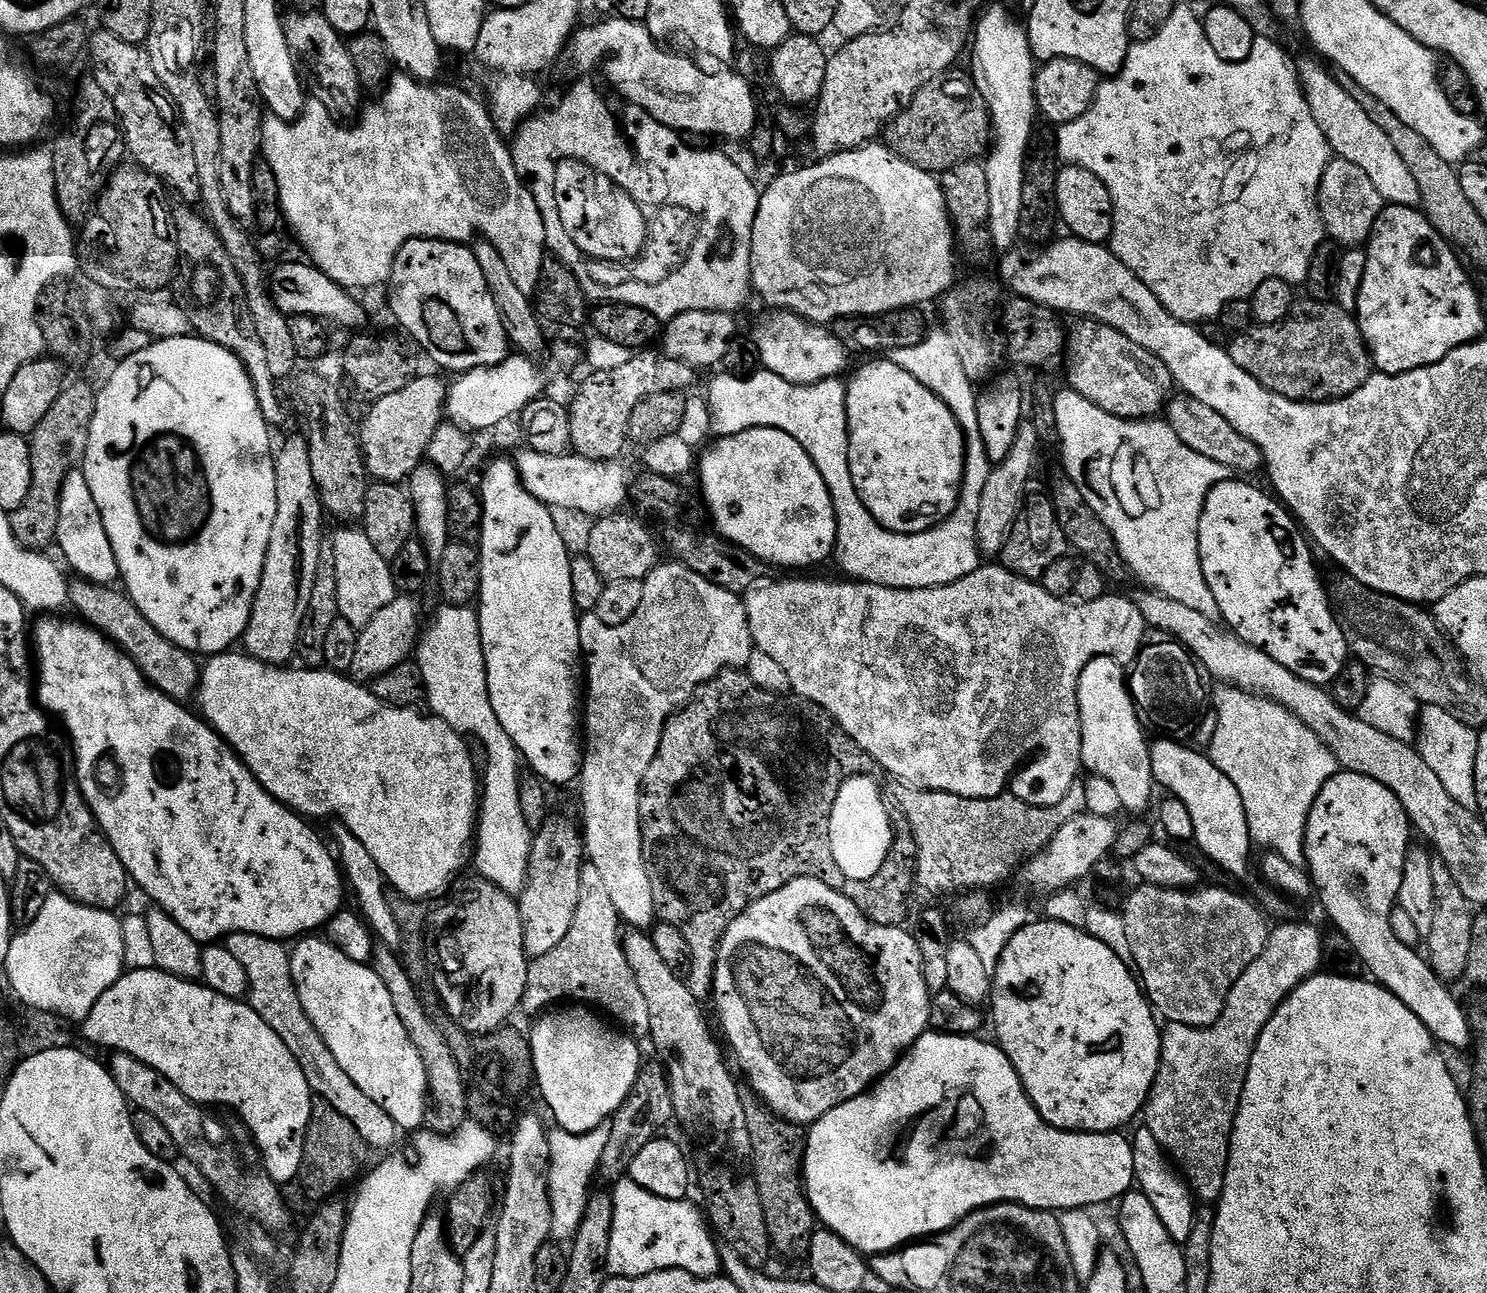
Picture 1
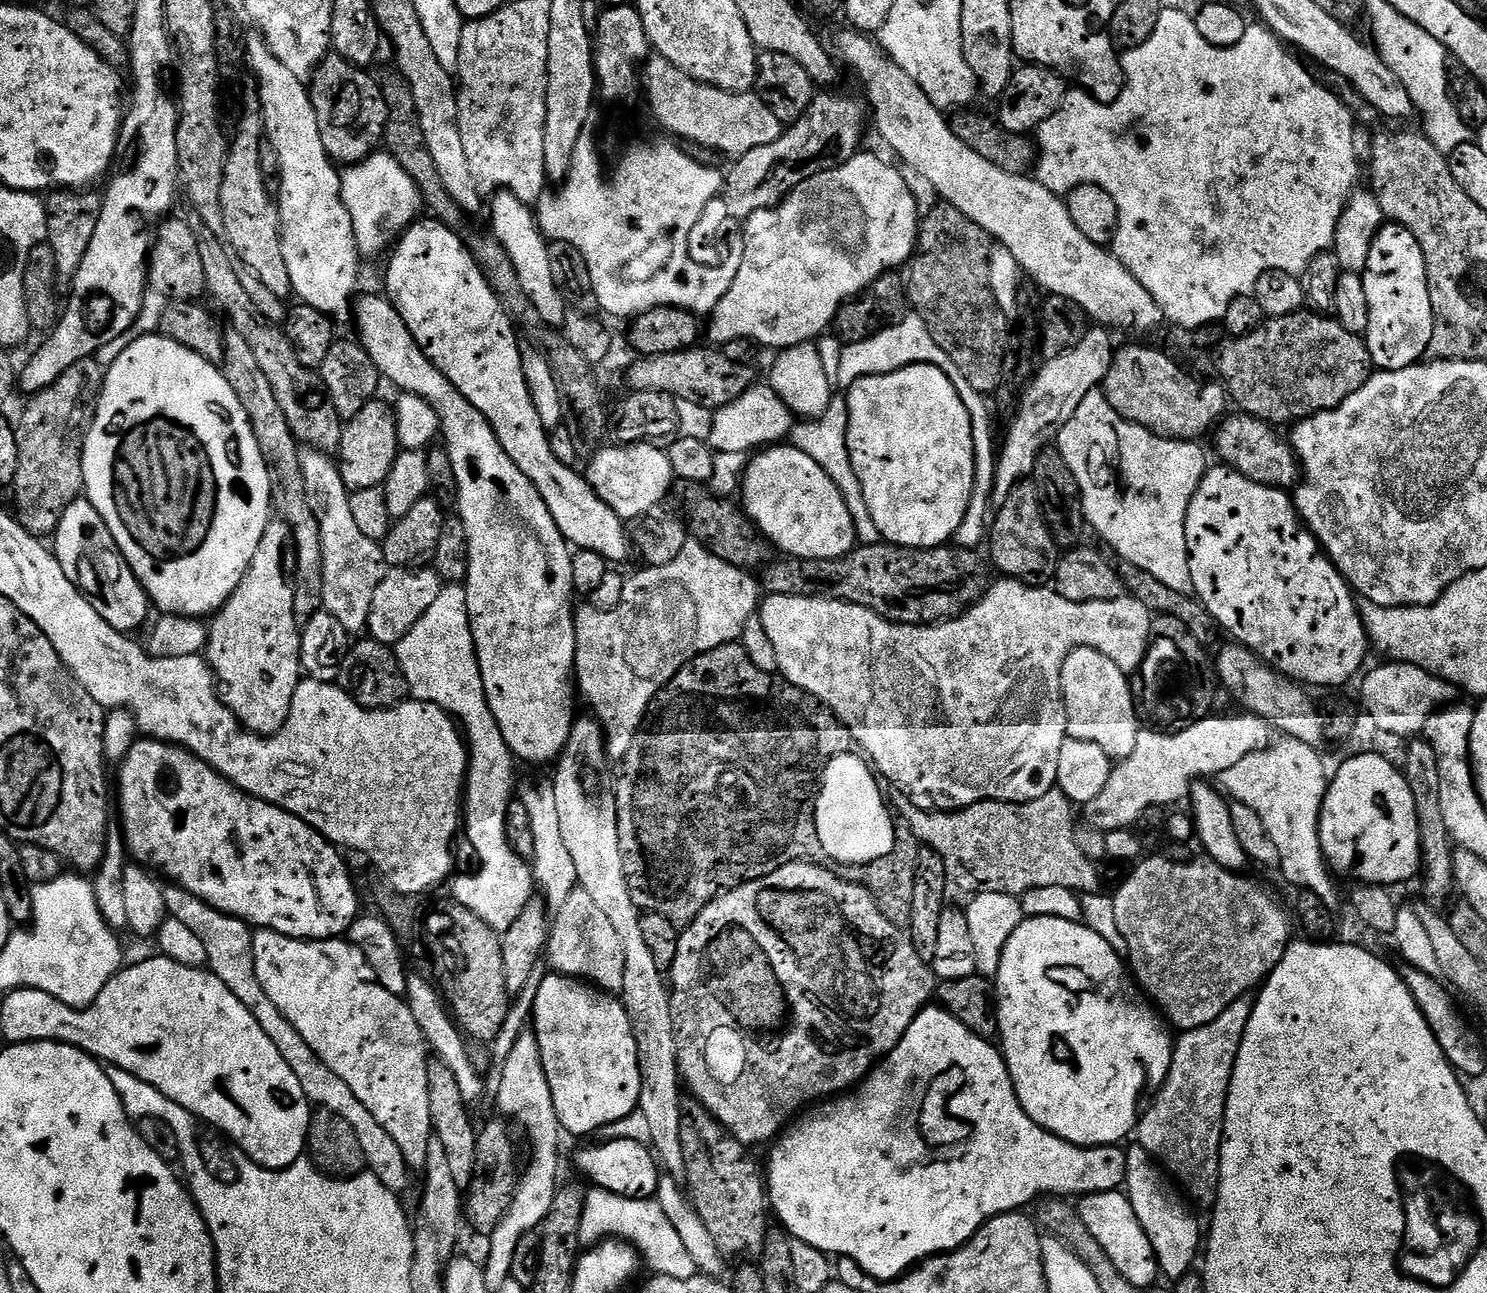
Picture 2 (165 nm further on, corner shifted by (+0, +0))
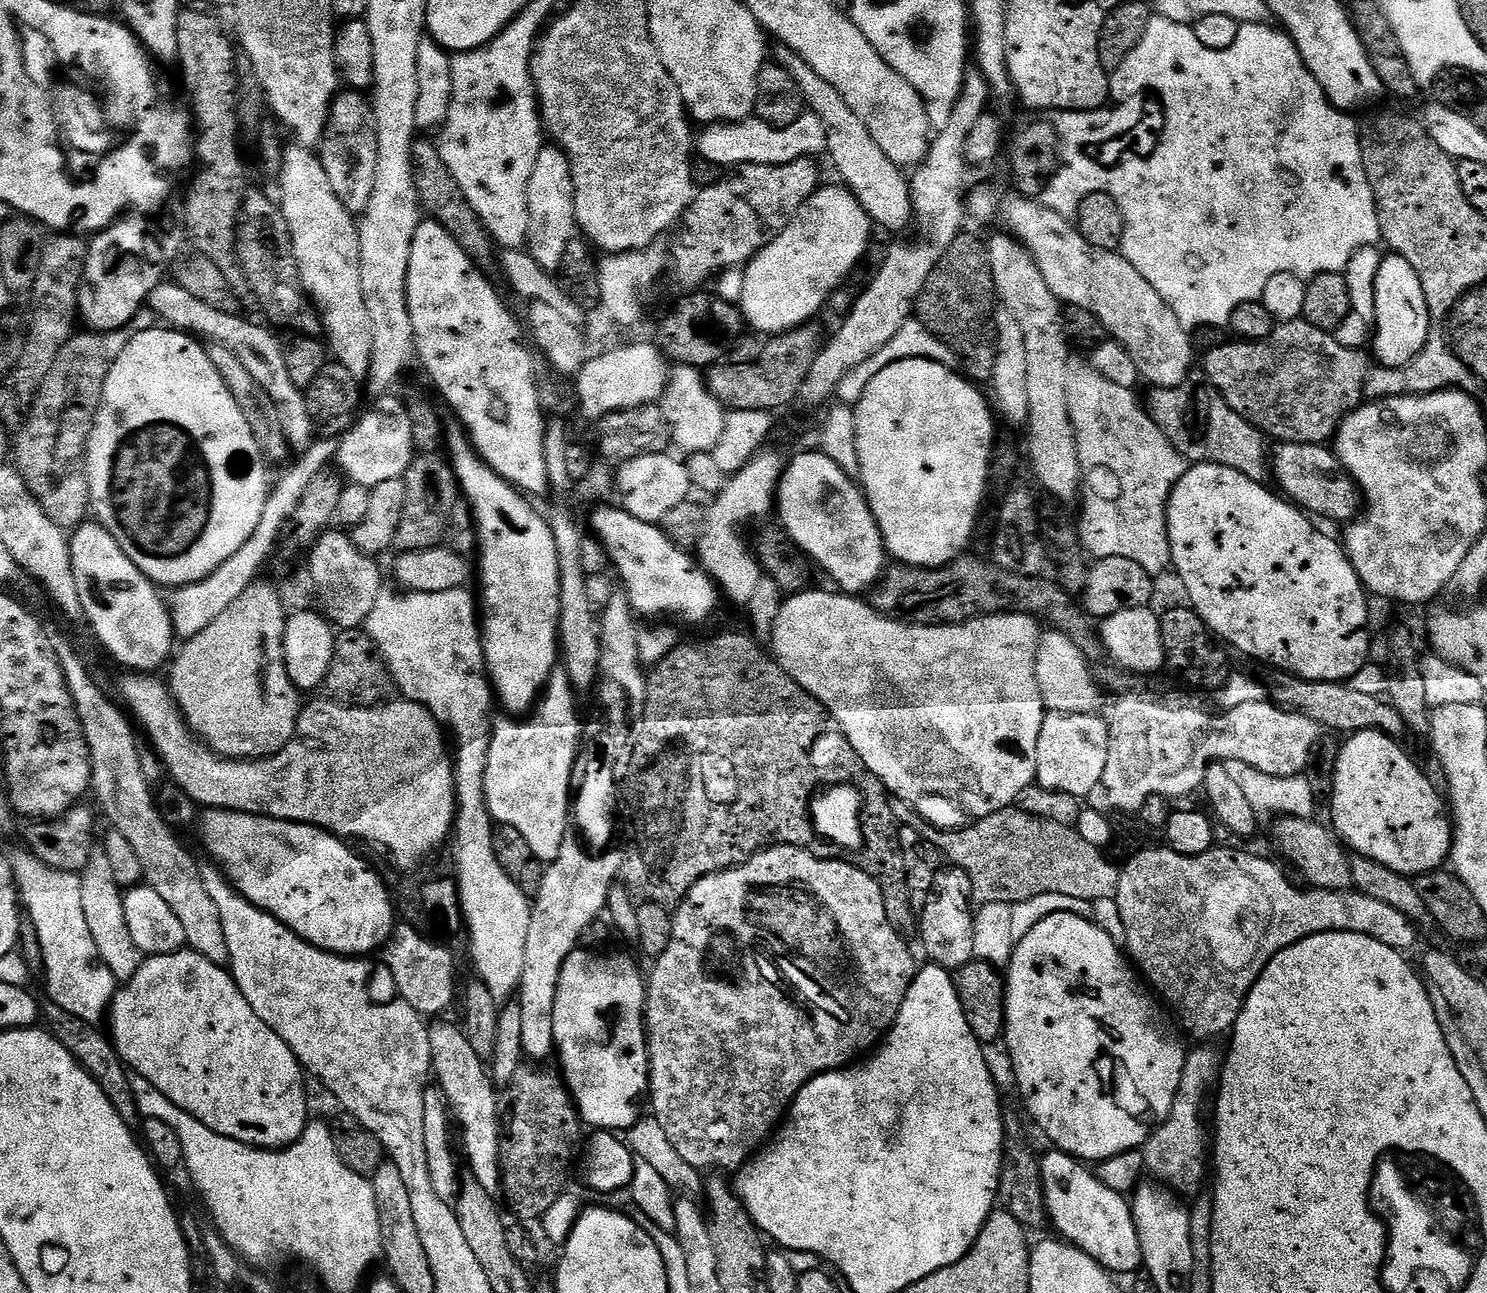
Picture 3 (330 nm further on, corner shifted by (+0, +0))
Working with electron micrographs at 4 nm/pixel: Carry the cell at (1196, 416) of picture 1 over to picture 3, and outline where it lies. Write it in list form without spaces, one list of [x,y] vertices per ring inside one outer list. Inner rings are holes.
[[[1281,443],[1275,447],[1270,452],[1270,472],[1274,480],[1276,476],[1275,487],[1297,508],[1313,517],[1325,516],[1328,520],[1344,520],[1343,522],[1351,521],[1361,511],[1362,497],[1356,482],[1341,466],[1331,447],[1323,444]]]

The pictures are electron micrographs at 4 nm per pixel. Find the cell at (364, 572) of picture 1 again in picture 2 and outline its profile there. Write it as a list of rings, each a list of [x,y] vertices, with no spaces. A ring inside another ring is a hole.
[[[305,447],[300,453],[302,478],[306,482],[306,502],[318,518],[322,538],[322,608],[329,612],[349,634],[360,634],[368,627],[370,602],[382,582],[386,565],[384,550],[377,541],[358,530],[350,511],[348,487],[342,482],[337,461],[329,453]]]

